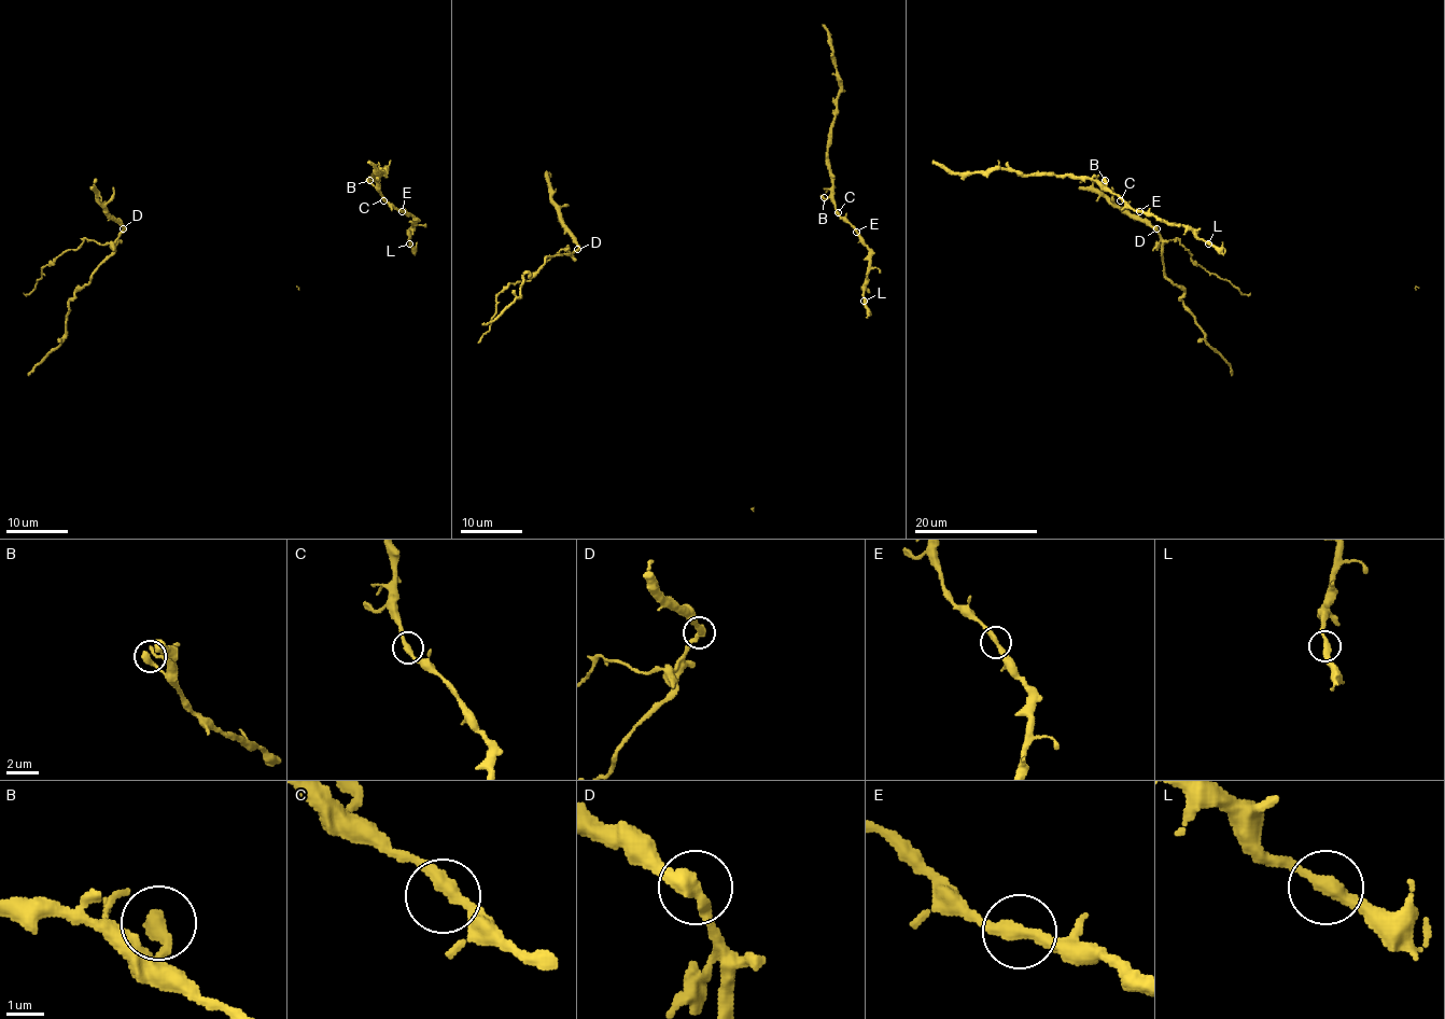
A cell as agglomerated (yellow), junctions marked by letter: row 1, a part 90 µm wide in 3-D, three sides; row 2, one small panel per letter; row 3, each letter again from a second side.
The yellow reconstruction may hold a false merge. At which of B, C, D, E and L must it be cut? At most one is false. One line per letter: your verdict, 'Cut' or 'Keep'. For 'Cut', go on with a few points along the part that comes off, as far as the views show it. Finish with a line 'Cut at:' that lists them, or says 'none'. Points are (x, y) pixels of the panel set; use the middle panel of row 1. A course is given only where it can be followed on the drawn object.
B: Keep
C: Keep
D: Cut. Course of the part to remove: (577, 250), (573, 254), (548, 255), (541, 266), (523, 276), (519, 296), (492, 320), (481, 323)
E: Keep
L: Keep
Cut at: D

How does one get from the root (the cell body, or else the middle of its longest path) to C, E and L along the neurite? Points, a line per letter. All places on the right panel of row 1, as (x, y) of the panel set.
C: (1105, 180), (1105, 186), (1120, 200)
E: (1105, 180), (1108, 190), (1139, 211)
L: (1105, 180), (1105, 186), (1131, 208), (1151, 212), (1169, 223), (1187, 224), (1208, 243)

